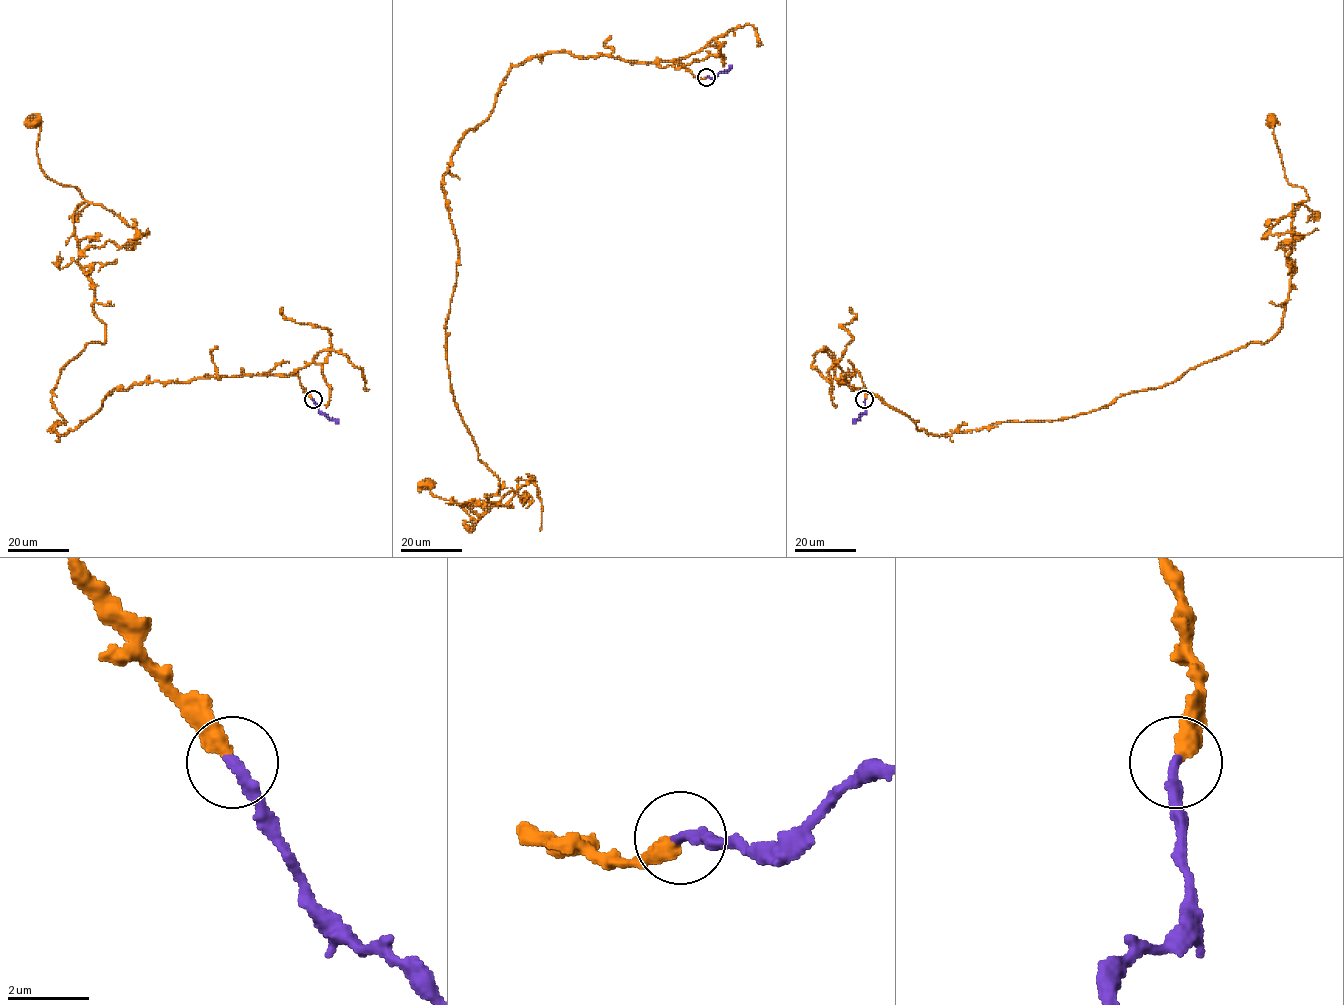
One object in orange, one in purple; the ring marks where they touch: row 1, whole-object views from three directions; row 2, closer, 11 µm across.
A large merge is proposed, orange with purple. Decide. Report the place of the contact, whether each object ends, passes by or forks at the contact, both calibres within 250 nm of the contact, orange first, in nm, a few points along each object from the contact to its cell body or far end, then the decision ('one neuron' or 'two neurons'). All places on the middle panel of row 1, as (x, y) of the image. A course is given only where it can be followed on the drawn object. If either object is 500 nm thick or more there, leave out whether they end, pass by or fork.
(706, 77) | orange ends | purple ends | 440/300 nm | orange via (706, 78), (546, 52), (460, 140), (442, 190), (447, 369), (499, 489), (467, 504), (477, 520), (428, 486) | purple via (706, 77), (714, 78), (731, 68) | one neuron

